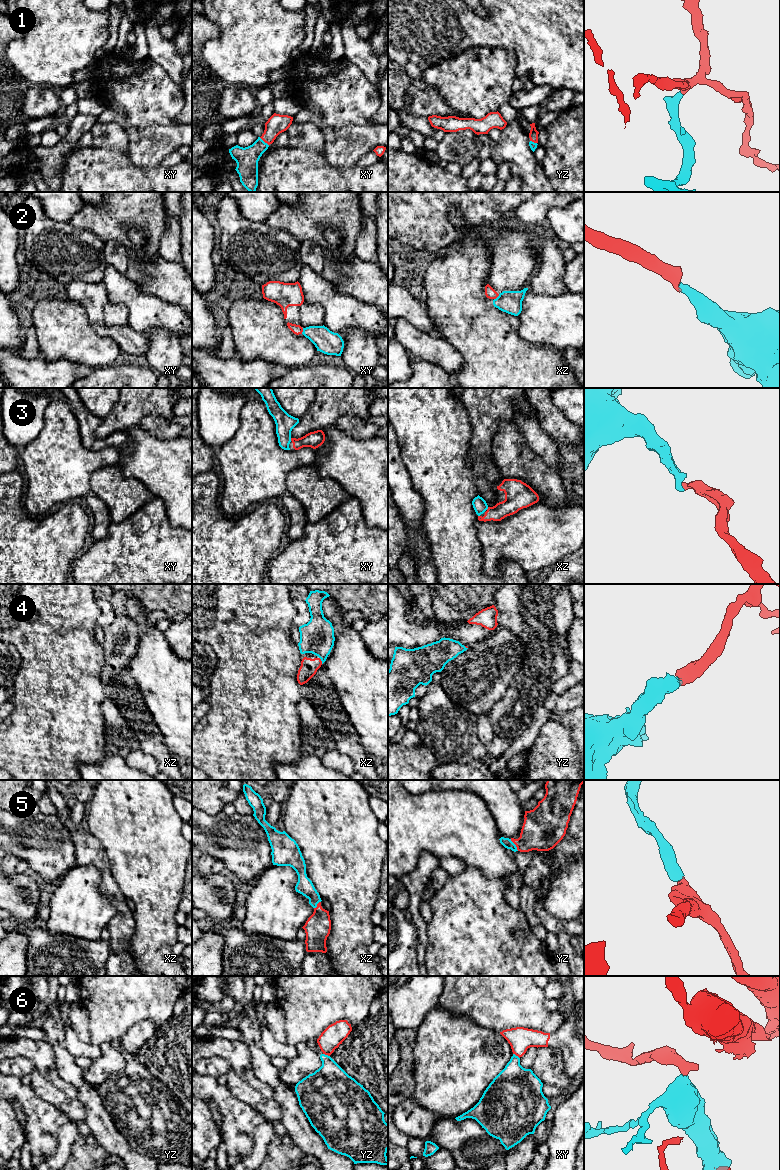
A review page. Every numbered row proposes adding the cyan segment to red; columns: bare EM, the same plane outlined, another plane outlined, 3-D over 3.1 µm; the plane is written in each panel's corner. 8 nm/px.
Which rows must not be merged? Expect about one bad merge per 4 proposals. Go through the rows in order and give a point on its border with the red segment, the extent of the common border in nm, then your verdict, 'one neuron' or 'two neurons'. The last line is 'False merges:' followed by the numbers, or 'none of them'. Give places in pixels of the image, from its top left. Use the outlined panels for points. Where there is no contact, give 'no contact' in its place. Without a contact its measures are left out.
1: xy (264, 141) | 100 nm | one neuron
2: xz (496, 297) | 60 nm | one neuron
3: xy (291, 439) | 30 nm | one neuron
4: xz (320, 660) | 60 nm | one neuron
5: yz (515, 844) | 120 nm | one neuron
6: yz (326, 1054) | 60 nm | two neurons
False merges: 6

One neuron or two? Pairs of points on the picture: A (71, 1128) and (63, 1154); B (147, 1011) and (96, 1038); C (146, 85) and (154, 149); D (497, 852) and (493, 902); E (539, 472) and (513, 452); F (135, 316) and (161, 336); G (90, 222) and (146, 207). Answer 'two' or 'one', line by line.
A: one
B: one
C: one
D: two
E: one
F: two
G: one

